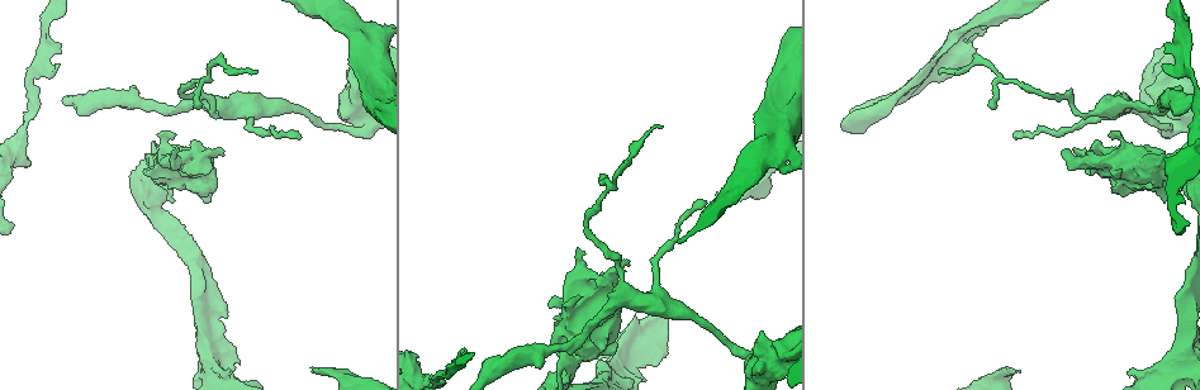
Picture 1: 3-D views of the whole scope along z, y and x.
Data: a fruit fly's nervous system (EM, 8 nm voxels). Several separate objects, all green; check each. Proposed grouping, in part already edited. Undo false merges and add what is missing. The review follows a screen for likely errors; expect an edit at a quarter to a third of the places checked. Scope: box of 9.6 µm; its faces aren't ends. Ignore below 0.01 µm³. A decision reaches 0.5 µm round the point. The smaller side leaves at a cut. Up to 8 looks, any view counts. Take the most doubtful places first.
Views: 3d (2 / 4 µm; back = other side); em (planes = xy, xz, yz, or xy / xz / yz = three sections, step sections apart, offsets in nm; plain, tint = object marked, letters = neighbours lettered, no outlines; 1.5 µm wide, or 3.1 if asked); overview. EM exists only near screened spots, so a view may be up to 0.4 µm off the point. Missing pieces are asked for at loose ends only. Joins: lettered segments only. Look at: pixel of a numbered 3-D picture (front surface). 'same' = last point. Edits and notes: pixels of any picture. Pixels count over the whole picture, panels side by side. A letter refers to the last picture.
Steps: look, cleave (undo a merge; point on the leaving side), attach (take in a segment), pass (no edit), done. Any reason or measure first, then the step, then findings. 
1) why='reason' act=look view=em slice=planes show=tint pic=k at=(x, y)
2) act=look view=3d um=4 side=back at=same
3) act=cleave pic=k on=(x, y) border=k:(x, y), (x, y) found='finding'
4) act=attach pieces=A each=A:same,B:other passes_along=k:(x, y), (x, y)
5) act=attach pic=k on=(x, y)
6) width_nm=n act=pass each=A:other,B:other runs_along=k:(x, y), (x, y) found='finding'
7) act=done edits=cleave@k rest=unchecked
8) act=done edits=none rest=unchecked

why='an open end' act=look view=3d um=2 pic=1 at=(313, 373)

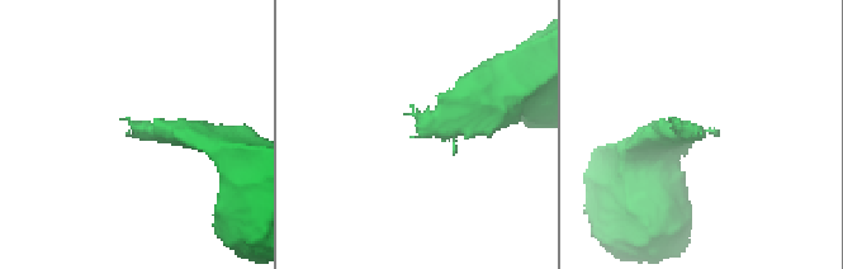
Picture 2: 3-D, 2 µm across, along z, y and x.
act=look view=em slice=xz step=4 show=letters pic=2 at=(126, 133)

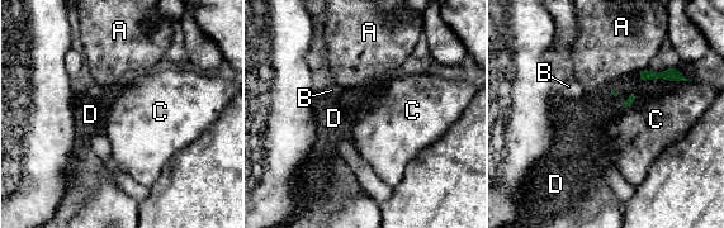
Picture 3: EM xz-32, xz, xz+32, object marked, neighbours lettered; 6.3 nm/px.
act=look view=em slice=planes show=letters at=same

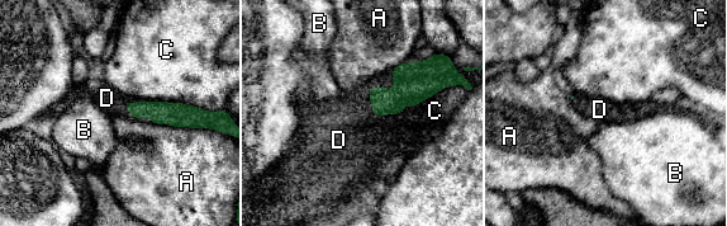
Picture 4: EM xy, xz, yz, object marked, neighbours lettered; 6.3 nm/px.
act=attach pic=4 on=(345, 133) each=A:other,B:other,C:other,D:same found='the neuron continues'

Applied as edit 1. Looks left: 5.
act=look view=overview

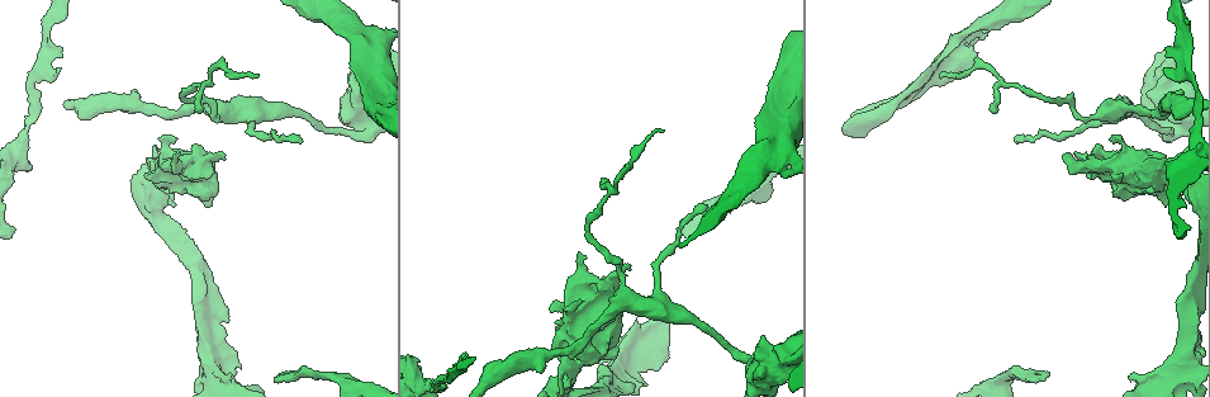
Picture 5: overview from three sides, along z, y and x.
why='free end' act=look view=3d um=4 pic=5 at=(1076, 153)

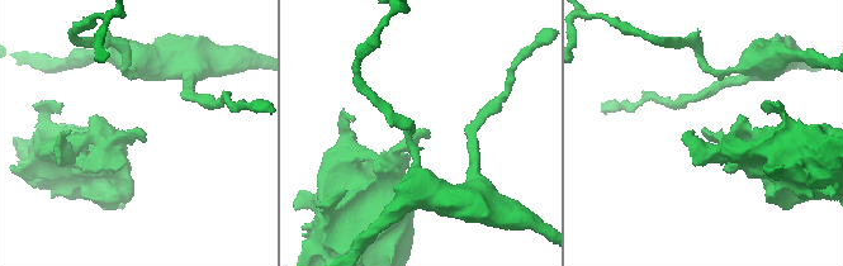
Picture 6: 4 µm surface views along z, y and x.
why='now the EM' act=look view=em slice=planes show=letters pic=6 at=(144, 131)

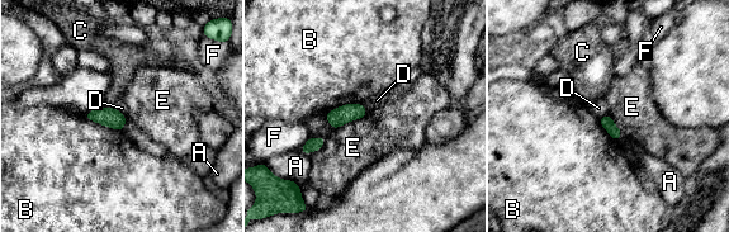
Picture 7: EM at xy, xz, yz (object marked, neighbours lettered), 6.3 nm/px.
longest_contact=B:280nm act=pass each=A:other,B:other,C:other,D:other,E:other,F:other found='none of them fits'

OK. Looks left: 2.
act=done edits=attach@4 rest=unchecked

